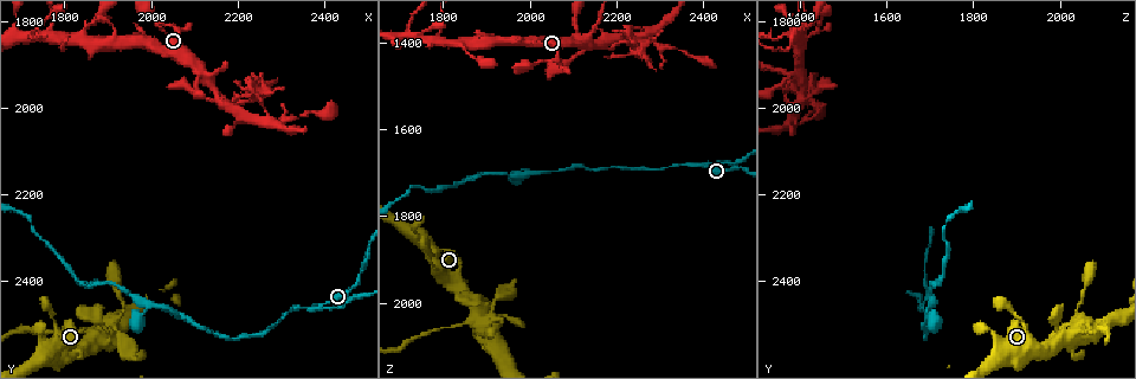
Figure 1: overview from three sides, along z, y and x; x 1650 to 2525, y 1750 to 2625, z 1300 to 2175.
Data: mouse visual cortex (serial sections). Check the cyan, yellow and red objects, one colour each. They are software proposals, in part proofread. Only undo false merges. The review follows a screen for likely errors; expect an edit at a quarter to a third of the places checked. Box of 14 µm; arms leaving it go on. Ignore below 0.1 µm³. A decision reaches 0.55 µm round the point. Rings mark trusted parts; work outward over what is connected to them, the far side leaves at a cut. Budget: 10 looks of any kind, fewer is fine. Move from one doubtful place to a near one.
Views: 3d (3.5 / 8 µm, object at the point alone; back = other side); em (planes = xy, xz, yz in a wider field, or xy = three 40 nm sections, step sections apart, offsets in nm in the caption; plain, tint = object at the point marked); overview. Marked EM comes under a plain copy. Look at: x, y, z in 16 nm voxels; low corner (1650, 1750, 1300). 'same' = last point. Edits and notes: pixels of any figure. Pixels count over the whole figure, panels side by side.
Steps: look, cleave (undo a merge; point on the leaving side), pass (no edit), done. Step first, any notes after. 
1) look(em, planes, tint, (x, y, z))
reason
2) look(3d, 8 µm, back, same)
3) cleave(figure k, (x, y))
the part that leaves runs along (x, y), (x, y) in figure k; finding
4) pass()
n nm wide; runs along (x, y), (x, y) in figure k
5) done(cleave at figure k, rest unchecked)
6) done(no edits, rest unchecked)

look(3d, 3.5 µm, (2110, 1910, 1405))
looks like a crossing

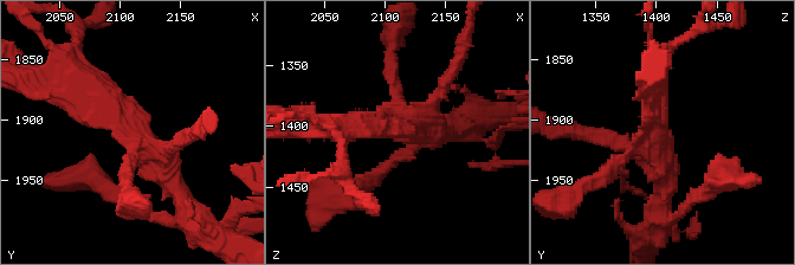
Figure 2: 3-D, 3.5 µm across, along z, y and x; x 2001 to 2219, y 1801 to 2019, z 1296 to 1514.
look(em, xy, step 2, tint, (2114, 1912, 1402))

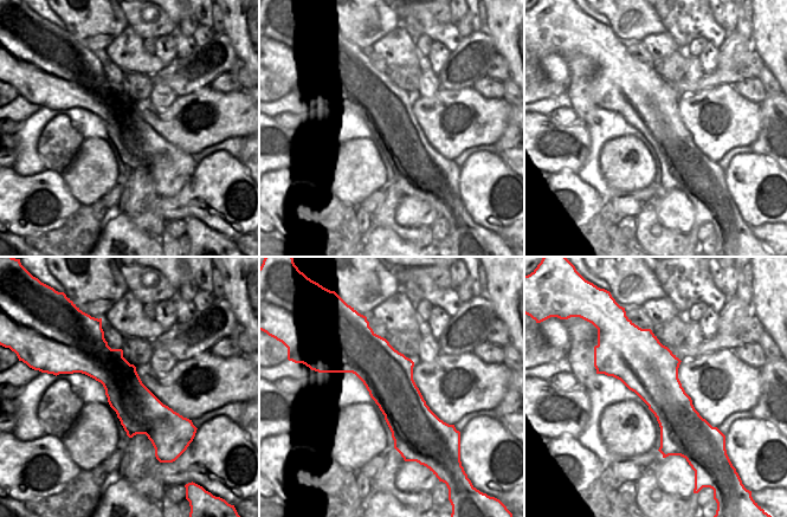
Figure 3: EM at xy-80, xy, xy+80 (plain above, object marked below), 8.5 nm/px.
pass()
runs along (95, 337), (159, 441) in figure 3; continuous, no second cell

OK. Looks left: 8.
look(3d, 8 µm, back, (2365, 2015, 1425))
calibre changes

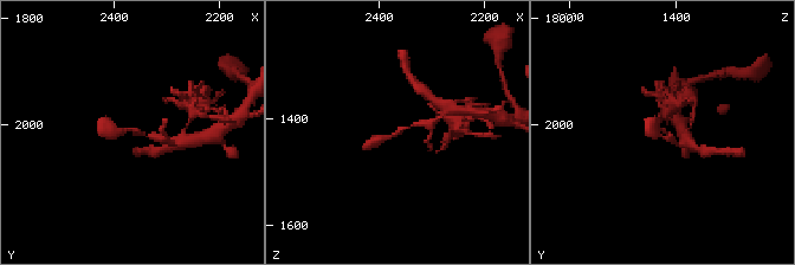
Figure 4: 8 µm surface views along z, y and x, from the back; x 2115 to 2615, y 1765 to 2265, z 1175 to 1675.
look(3d, 3.5 µm, (2370, 2010, 1425))

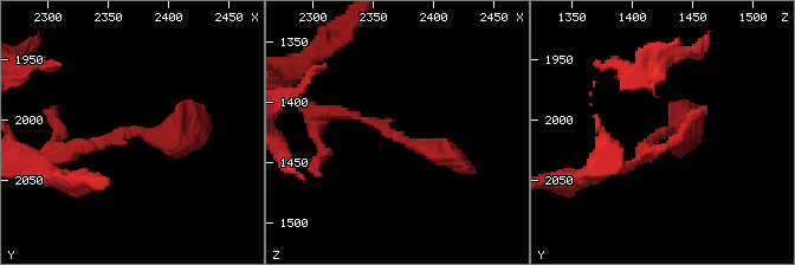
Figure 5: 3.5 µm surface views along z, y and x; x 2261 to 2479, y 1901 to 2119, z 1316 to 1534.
look(em, xy, step 1, tint, (2368, 2010, 1428))
shape alone is not enough

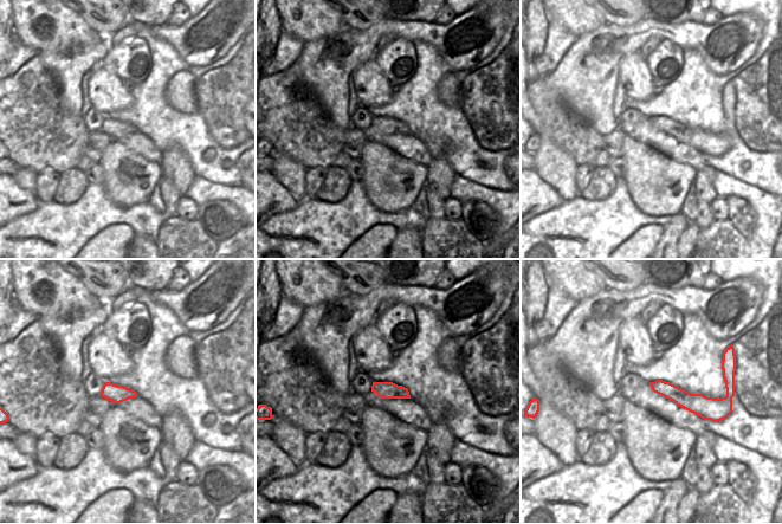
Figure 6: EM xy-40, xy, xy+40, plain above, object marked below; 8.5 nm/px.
pass()
runs along (653, 385), (687, 401), (713, 406) in figure 6; one cell here

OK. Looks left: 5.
look(3d, 3.5 µm, (2285, 2495, 1695))
calibre changes

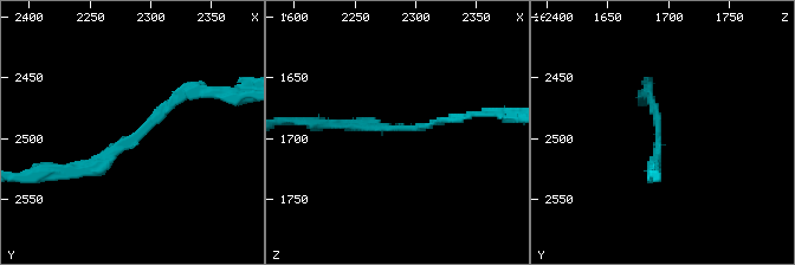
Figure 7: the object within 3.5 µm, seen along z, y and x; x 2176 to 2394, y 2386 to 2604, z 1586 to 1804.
look(em, xy, step 3, tint, (2286, 2496, 1690))

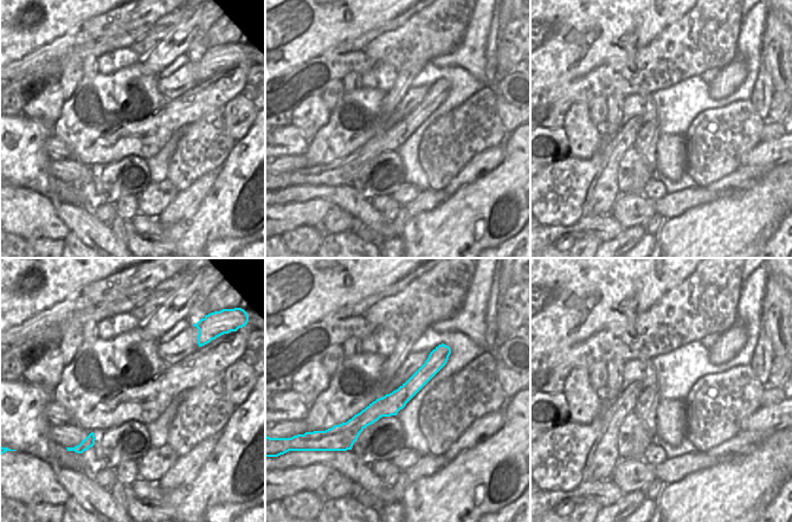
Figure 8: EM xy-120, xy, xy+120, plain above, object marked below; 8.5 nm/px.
look(em, xy, step 1, tint, same)

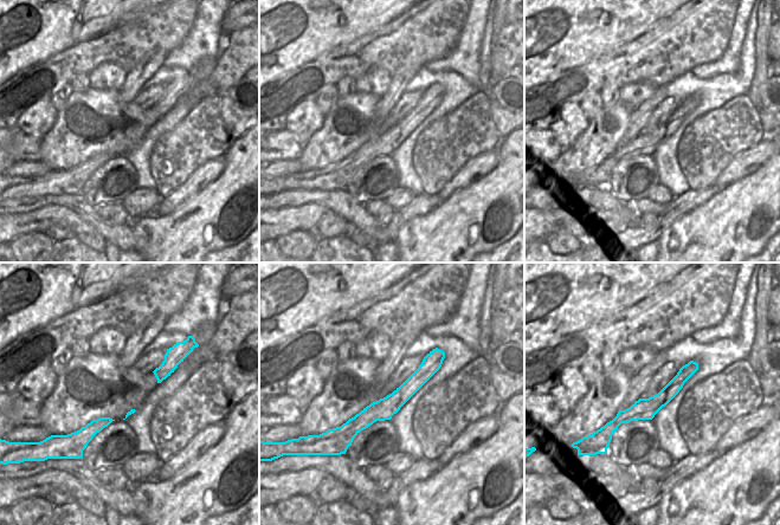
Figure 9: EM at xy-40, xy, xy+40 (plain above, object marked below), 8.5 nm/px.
cleave(figure 7, (123, 144))
arms of 100, 150 nm; the part that leaves runs along (247, 96), (189, 92), (153, 118) in figure 7; two cells meet here

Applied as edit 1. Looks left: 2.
done(cleave at figure 7, rest unchecked)

